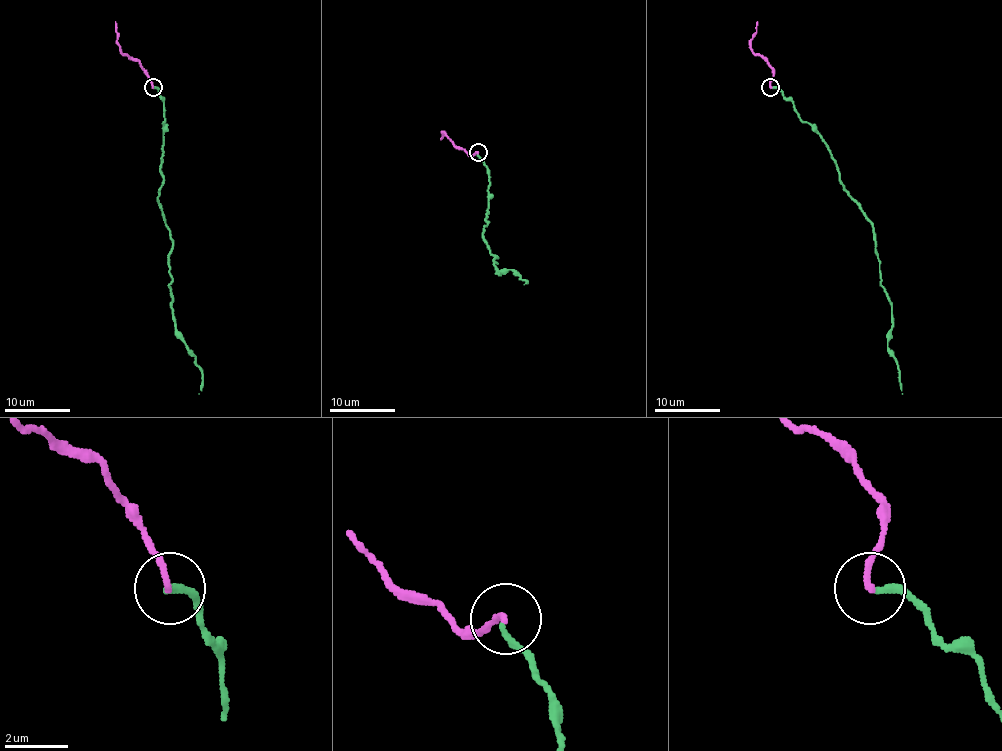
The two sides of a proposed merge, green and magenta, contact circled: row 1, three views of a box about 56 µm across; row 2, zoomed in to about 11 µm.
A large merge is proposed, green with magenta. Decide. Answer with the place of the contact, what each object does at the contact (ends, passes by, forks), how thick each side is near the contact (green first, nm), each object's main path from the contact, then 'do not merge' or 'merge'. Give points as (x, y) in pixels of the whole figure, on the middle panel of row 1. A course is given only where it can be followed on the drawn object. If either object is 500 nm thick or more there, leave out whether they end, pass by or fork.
at (478, 152); green ends there; magenta ends there; 200 nm thick on the green side, 190 nm on the other; green runs (477, 153), (489, 174), (482, 233), (497, 257), (497, 274), (512, 269), (523, 284); magenta runs (477, 153), (469, 154), (458, 148), (445, 133), (441, 133), (440, 139); merge

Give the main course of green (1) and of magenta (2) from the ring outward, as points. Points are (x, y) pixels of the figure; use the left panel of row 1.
1: (152, 87), (164, 101), (157, 198), (172, 241), (172, 319), (202, 372), (198, 393)
2: (152, 87), (138, 60), (123, 54), (116, 39), (115, 21)

